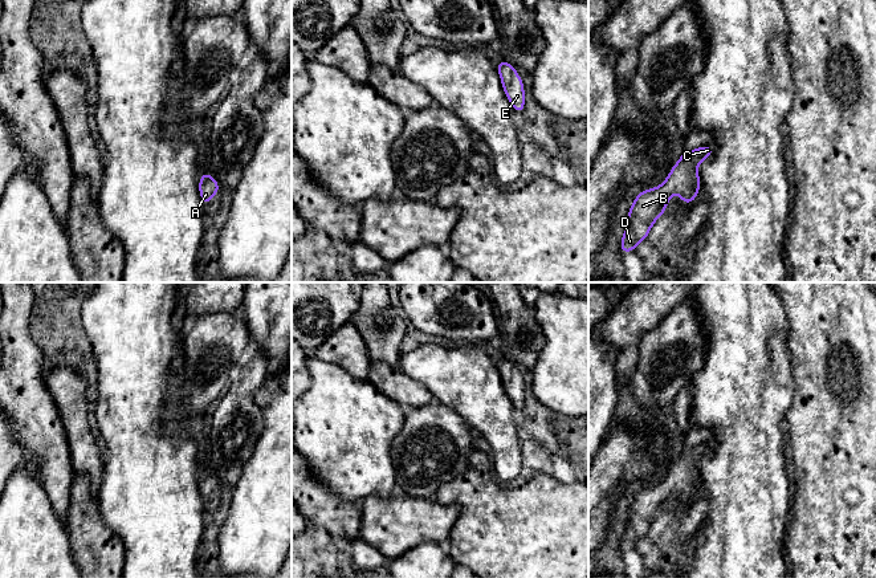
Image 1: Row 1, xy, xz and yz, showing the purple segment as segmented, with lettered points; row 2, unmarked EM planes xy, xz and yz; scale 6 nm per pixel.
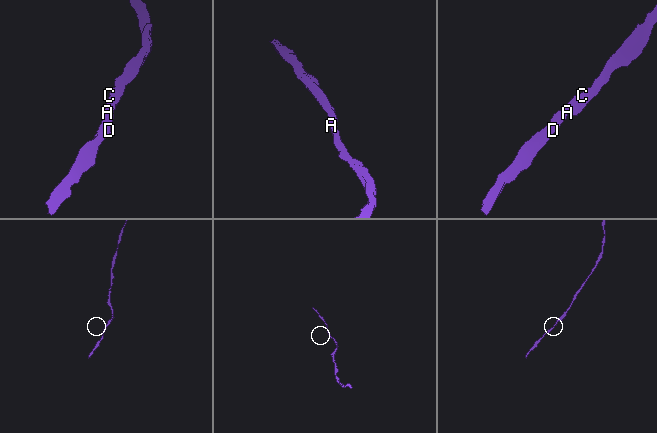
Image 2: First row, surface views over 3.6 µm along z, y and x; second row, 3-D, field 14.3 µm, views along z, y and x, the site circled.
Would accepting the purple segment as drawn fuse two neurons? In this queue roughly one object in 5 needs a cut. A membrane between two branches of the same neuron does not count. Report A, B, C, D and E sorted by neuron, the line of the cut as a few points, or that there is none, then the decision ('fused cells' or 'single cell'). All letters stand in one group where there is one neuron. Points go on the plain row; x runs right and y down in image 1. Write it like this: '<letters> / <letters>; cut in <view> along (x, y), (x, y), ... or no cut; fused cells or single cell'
A B C D E; no cut; single cell

